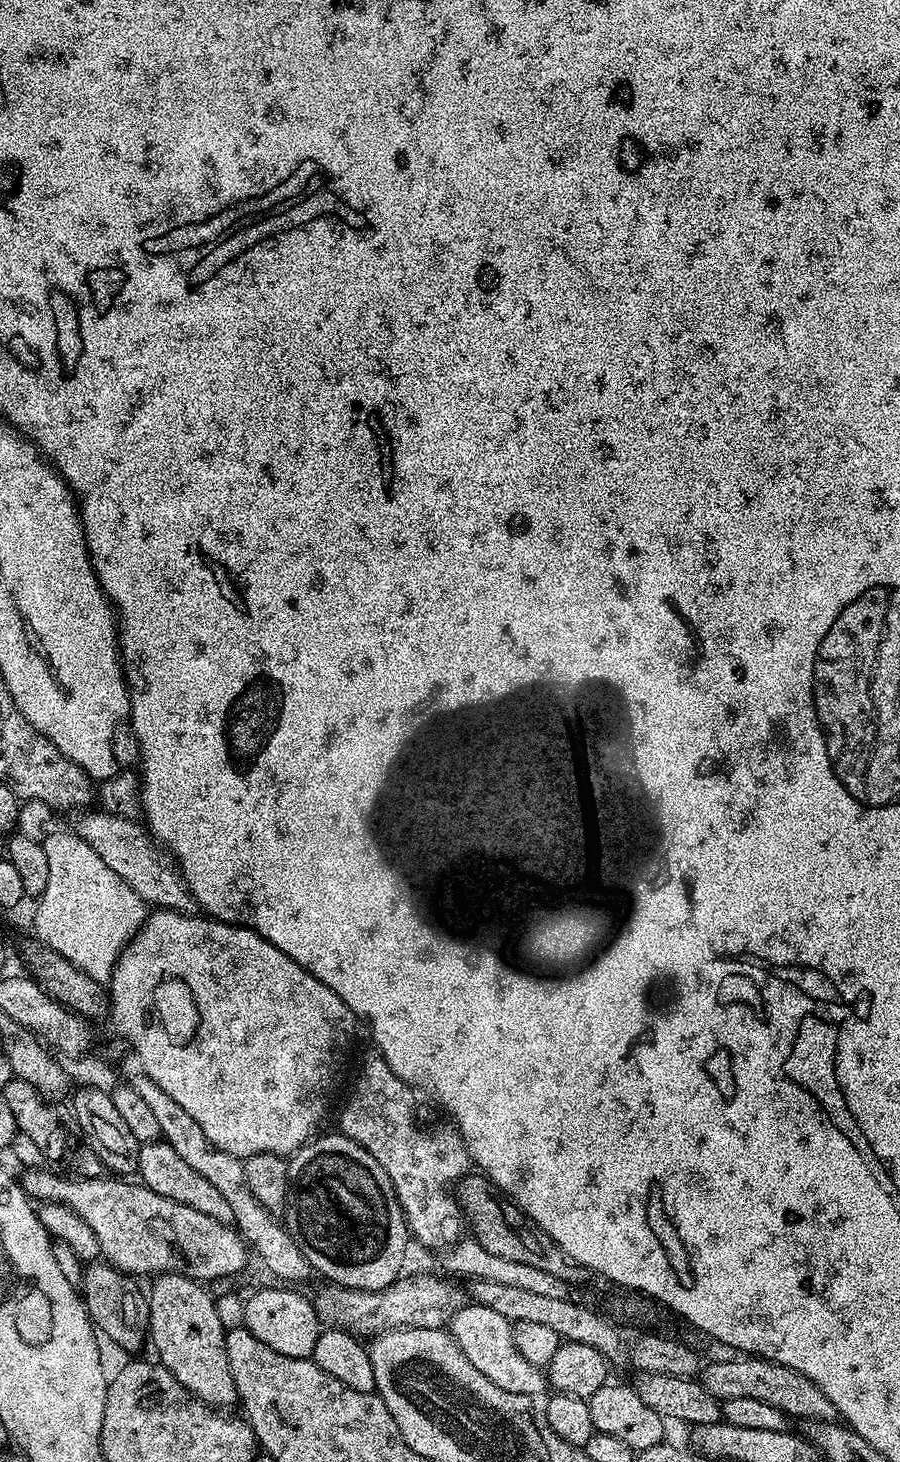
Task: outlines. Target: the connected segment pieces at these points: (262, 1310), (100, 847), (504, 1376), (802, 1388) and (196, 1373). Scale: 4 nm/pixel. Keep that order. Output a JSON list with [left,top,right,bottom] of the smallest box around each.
[[244,1286,322,1359],[74,810,194,913],[450,1302,550,1397],[698,1354,837,1422],[147,1272,237,1410]]

